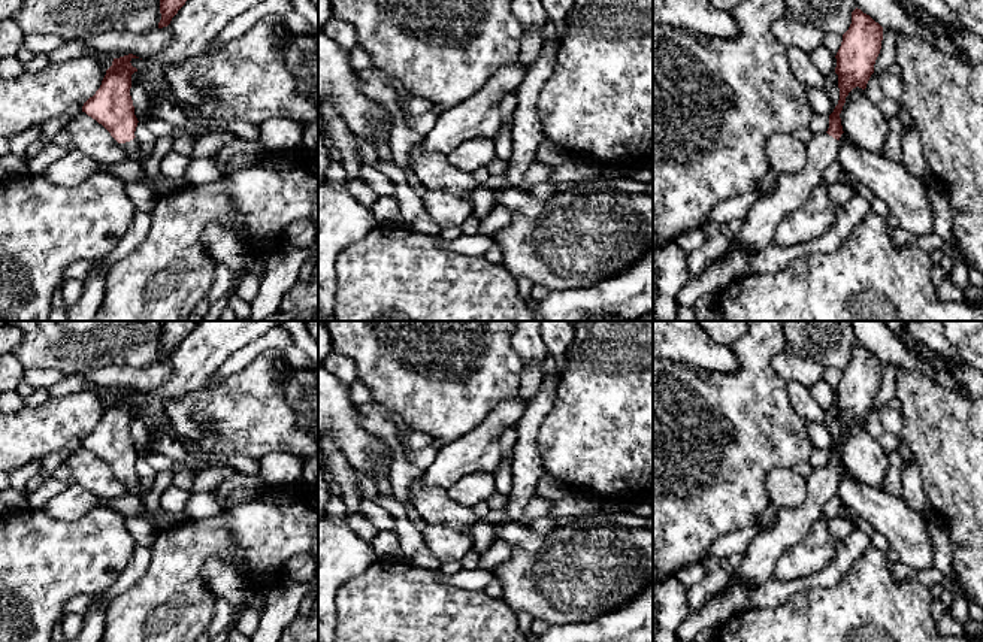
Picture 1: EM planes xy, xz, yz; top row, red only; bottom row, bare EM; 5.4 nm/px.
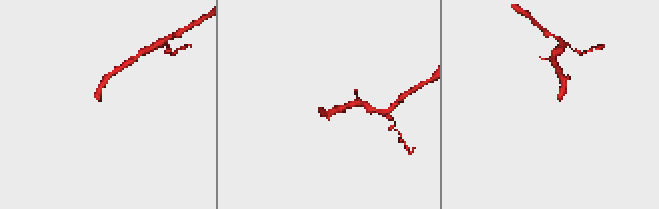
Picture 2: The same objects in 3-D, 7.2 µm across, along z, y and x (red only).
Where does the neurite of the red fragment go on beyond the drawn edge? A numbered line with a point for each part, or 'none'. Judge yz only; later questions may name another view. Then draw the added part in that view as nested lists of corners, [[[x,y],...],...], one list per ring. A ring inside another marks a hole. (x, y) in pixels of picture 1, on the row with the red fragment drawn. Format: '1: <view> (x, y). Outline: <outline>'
1: yz (791, 191). Outline: [[[816,133],[807,145],[807,164],[798,173],[778,175],[771,191],[747,211],[728,249],[751,248],[756,254],[775,242],[780,221],[805,206],[820,185],[825,169],[838,161],[840,142]]]

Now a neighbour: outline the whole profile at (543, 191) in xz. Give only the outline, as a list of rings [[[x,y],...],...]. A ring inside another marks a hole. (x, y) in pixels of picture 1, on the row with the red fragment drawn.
[[[541,182],[533,185],[529,193],[538,199],[539,202],[547,202],[557,193],[557,185],[547,182]]]

